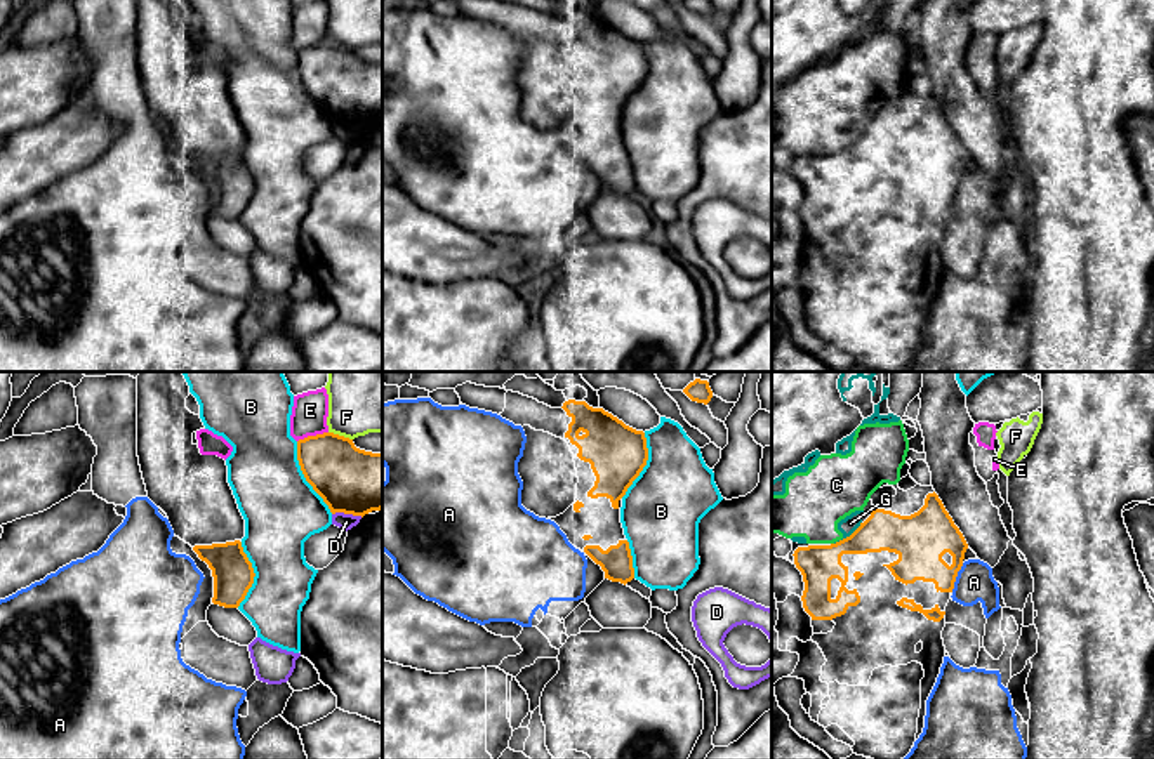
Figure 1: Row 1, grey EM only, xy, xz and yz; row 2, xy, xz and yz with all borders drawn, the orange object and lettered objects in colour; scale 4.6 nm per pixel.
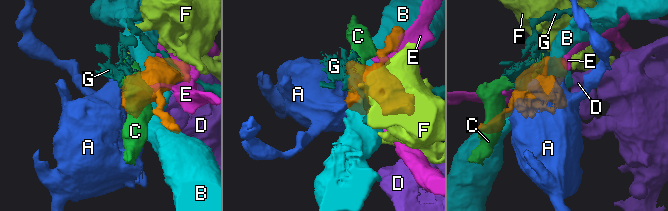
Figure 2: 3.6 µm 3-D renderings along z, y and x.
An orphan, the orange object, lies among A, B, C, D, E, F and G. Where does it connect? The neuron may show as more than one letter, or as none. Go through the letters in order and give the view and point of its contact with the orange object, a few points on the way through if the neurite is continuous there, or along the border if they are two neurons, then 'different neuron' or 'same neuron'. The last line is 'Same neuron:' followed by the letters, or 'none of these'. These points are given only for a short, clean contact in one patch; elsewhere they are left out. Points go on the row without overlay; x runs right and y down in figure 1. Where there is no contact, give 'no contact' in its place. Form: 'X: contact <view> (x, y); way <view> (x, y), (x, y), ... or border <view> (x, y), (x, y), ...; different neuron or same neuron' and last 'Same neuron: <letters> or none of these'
A: contact yz (956, 186); same neuron
B: contact xy (305, 87); different neuron
C: no contact; different neuron
D: contact xy (348, 124); border xy (332, 124), (362, 127); different neuron
E: contact xy (311, 47); different neuron
F: contact xy (341, 47); border xy (329, 42), (351, 51); different neuron
G: contact yz (850, 146); different neuron
Same neuron: A

